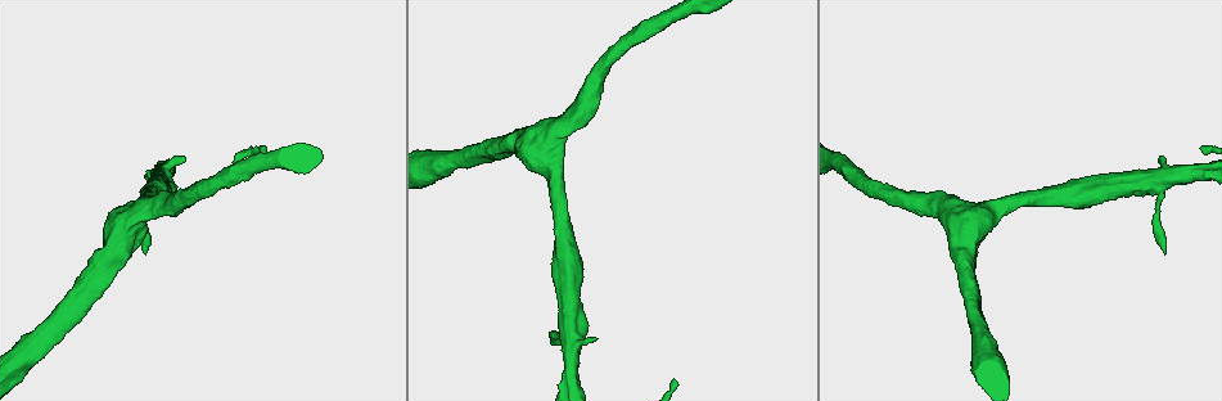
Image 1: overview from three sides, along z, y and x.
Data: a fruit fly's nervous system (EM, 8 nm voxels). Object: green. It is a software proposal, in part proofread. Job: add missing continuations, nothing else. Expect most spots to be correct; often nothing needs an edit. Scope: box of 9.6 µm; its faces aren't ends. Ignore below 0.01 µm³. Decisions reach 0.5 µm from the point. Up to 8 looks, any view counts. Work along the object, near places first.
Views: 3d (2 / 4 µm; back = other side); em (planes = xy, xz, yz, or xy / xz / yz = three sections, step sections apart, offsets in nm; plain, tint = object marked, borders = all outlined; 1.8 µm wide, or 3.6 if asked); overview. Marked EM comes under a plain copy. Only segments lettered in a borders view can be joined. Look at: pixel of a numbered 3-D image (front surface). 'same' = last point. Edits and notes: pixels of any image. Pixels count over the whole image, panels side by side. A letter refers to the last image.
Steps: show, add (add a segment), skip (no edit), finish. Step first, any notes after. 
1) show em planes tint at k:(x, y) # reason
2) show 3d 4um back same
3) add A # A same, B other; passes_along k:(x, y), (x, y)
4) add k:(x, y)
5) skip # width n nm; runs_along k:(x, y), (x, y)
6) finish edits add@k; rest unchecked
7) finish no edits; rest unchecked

show 3d 2um at 1:(184, 158) # thick end

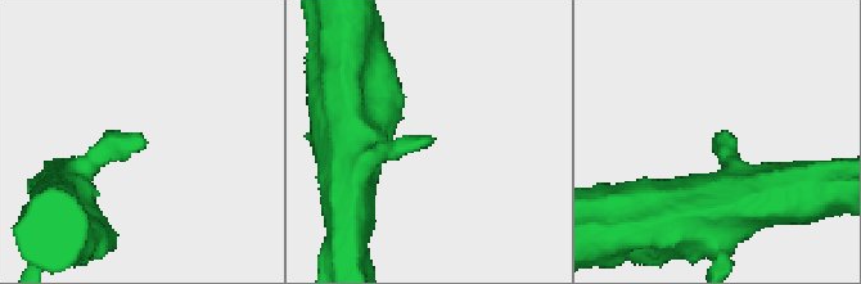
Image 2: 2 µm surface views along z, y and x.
show em yz step 4 borders at 2:(427, 135) # need the tissue

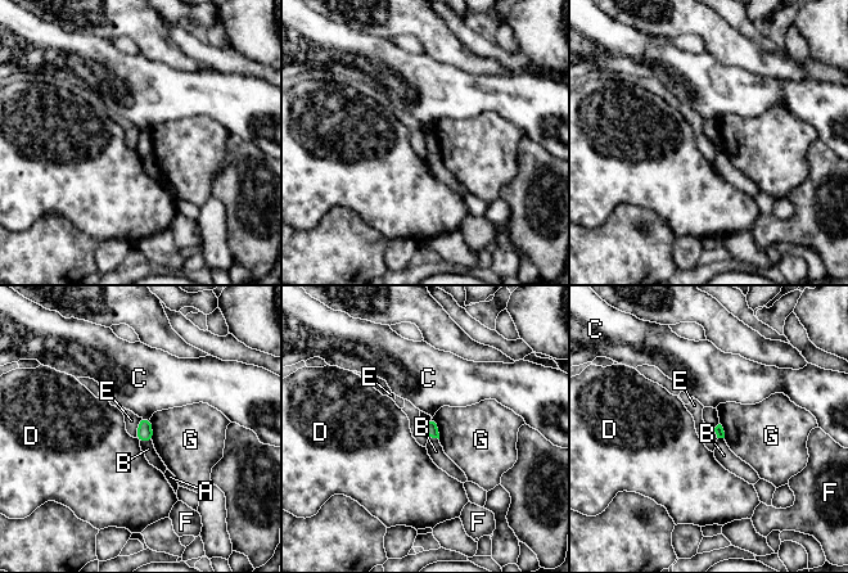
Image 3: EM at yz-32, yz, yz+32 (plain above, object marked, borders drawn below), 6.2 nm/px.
show em planes borders same

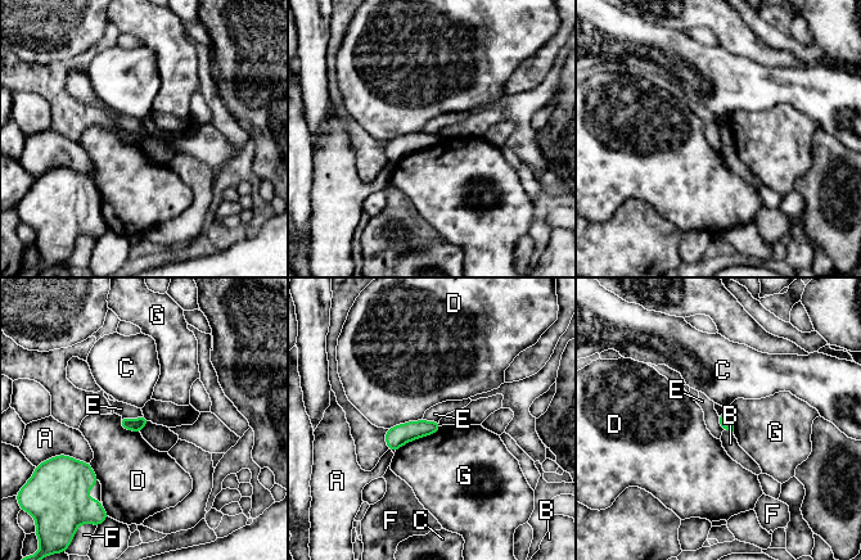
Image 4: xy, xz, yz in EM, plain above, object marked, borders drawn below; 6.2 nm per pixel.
skip # A other, B other, C other, D other, E other, F other, G other; border 4:(143, 415), (139, 418), (121, 416); no lettered segment goes on from it

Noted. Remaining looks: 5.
show 3d 2um at 1:(1164, 252)

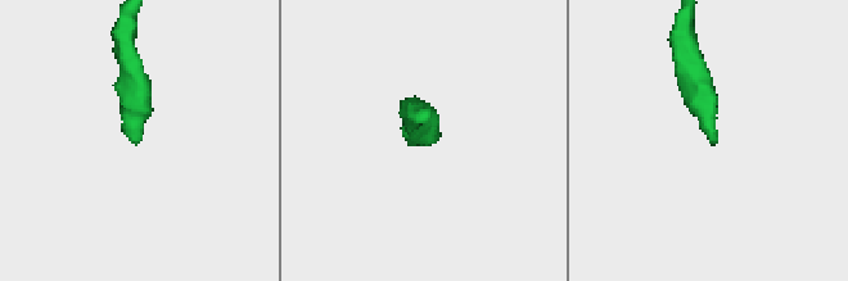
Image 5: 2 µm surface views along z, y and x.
show em xy step 4 borders at 5:(140, 133) # need the tissue

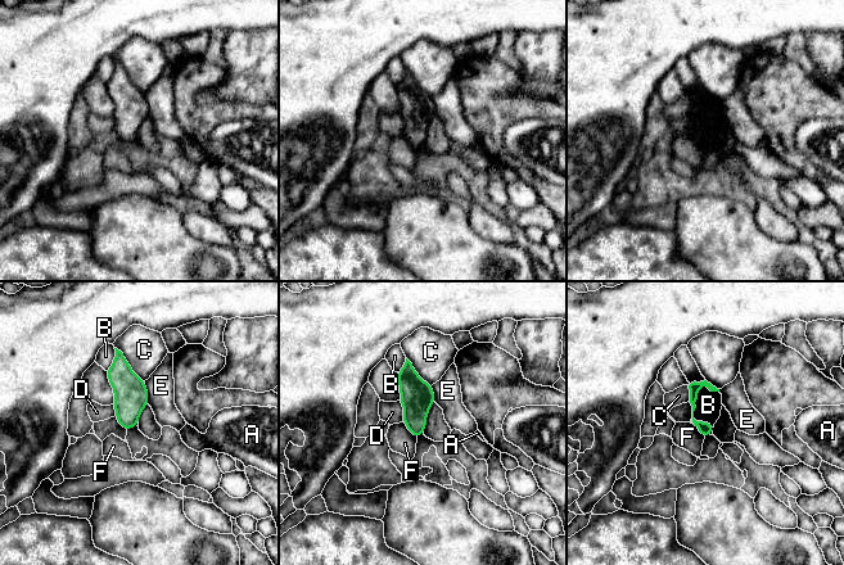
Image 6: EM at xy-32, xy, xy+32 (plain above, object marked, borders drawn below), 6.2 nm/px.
skip # A other, B other, C other, D other, E other, F other; runs_along 6:(691, 384), (693, 419), (705, 433); no lettered segment goes on from it

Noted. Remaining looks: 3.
show em yz step 16 tint at 1:(548, 141) # calibre changes

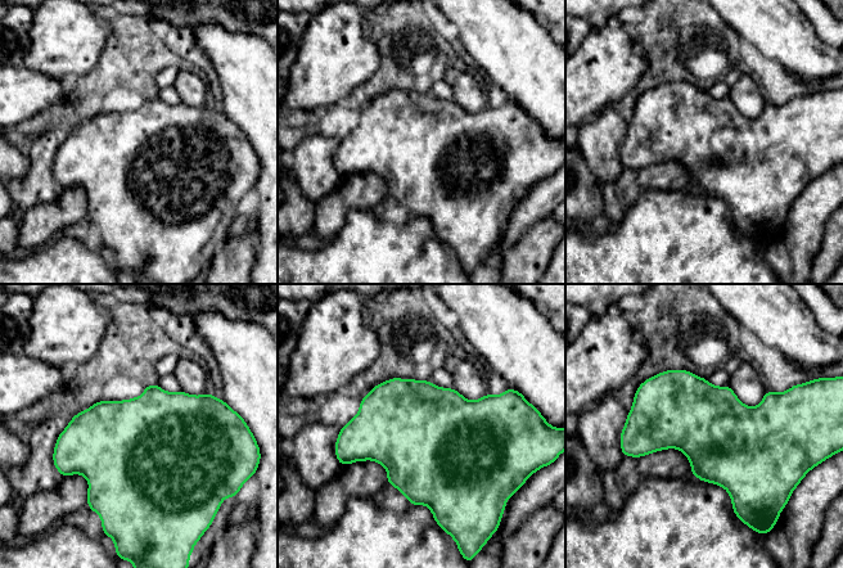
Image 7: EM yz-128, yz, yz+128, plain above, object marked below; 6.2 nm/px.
show em planes borders same

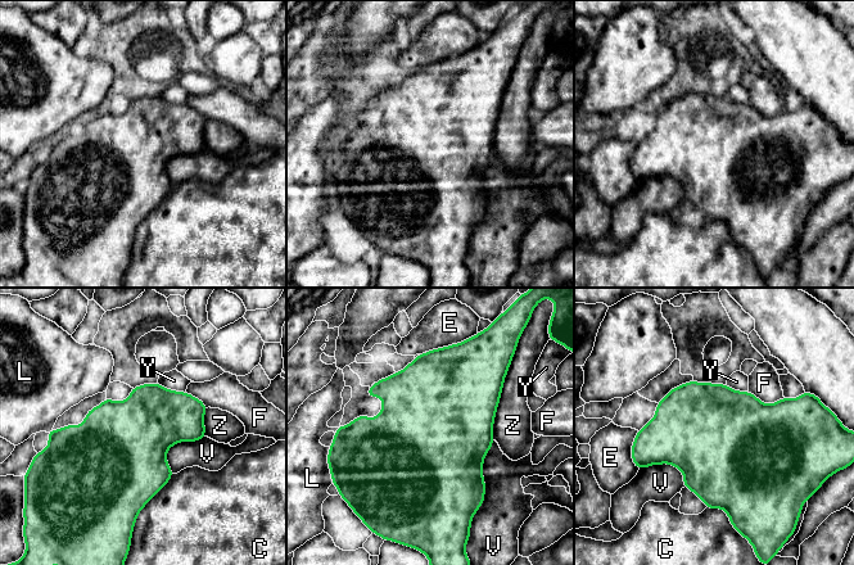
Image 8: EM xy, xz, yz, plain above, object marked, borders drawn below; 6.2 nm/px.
skip # width 550 nm; C other, E other, F other, L other, V other, Y other, Z other; border 8:(493, 439), (483, 459), (479, 506); none of them fits

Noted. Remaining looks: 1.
finish no edits; rest unchecked

